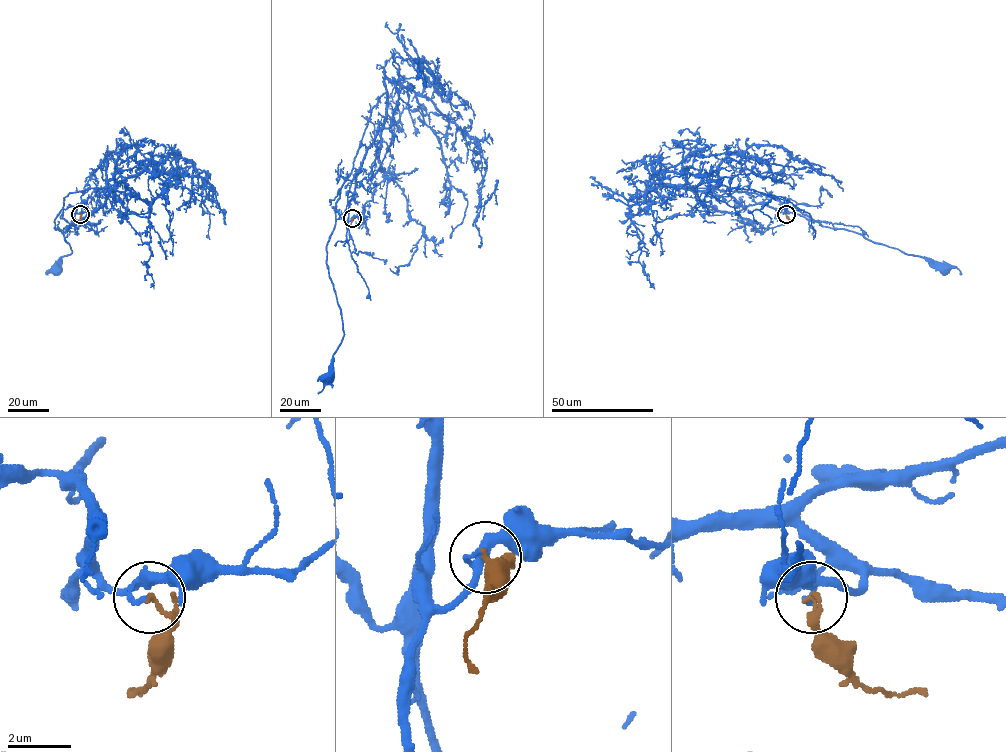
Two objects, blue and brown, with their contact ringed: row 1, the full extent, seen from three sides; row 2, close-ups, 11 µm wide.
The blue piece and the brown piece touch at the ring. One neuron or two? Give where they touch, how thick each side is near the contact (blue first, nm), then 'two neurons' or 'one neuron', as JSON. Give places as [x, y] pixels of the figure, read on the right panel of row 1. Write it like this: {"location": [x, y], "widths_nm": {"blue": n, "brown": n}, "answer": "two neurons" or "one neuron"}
{"location": [786, 214], "widths_nm": {"blue": 120, "brown": 120}, "answer": "two neurons"}

